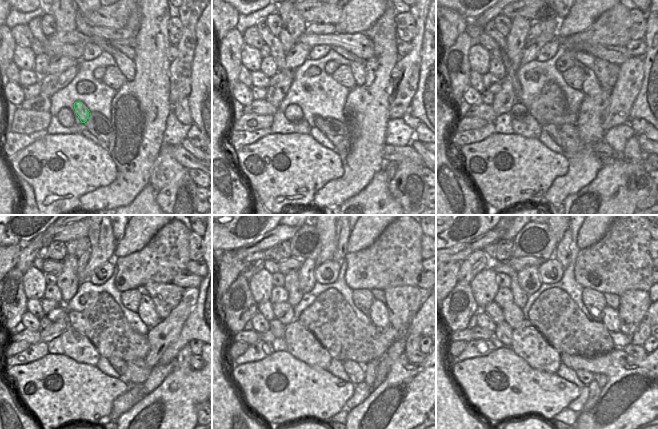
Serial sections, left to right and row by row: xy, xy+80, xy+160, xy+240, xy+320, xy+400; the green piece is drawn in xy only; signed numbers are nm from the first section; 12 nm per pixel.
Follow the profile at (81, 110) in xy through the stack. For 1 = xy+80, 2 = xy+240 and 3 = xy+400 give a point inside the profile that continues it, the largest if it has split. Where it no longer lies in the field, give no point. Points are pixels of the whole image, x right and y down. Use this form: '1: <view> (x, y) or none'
1: xy+80 (319, 122)
2: xy+240 (119, 365)
3: xy+400 (586, 377)

